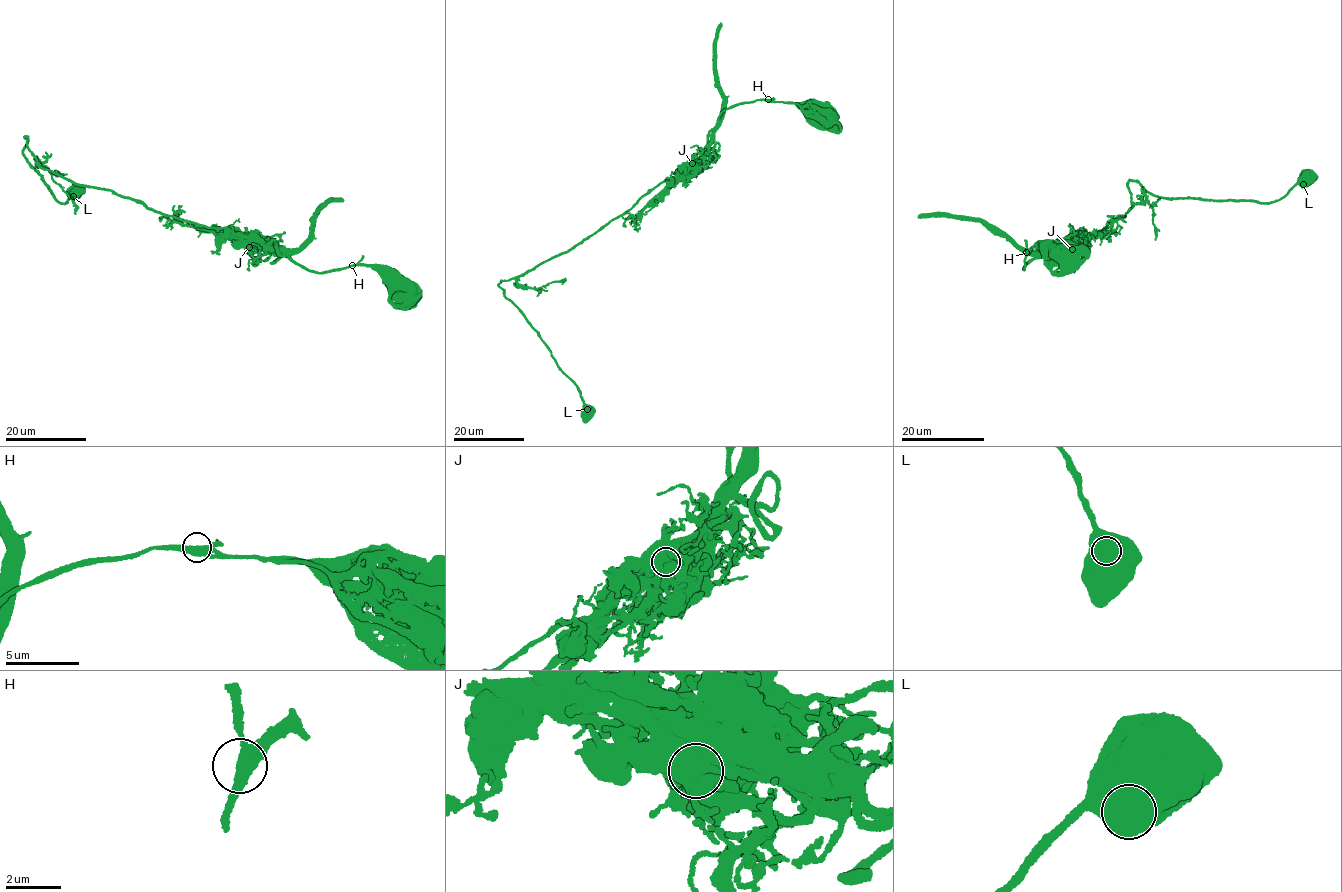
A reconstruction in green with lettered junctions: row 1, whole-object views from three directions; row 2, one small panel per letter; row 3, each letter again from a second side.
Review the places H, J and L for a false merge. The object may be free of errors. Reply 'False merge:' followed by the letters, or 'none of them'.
False merge: J

